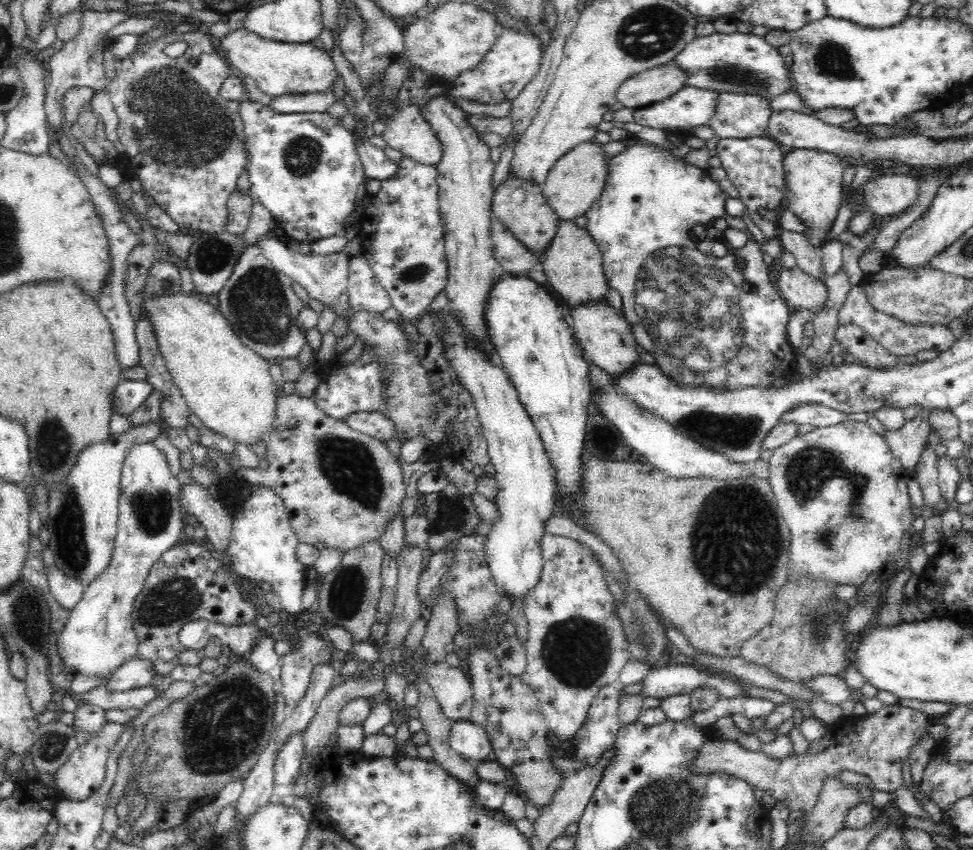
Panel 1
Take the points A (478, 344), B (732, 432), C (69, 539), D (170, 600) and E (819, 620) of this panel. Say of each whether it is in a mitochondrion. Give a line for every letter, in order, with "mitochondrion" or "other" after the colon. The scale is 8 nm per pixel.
A: other
B: mitochondrion
C: mitochondrion
D: mitochondrion
E: mitochondrion

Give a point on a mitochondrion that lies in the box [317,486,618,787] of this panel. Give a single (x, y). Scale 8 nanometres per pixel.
(576, 651)

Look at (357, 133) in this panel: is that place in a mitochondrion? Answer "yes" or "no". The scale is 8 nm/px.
no

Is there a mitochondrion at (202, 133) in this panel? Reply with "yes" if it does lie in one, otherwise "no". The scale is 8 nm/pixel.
yes

